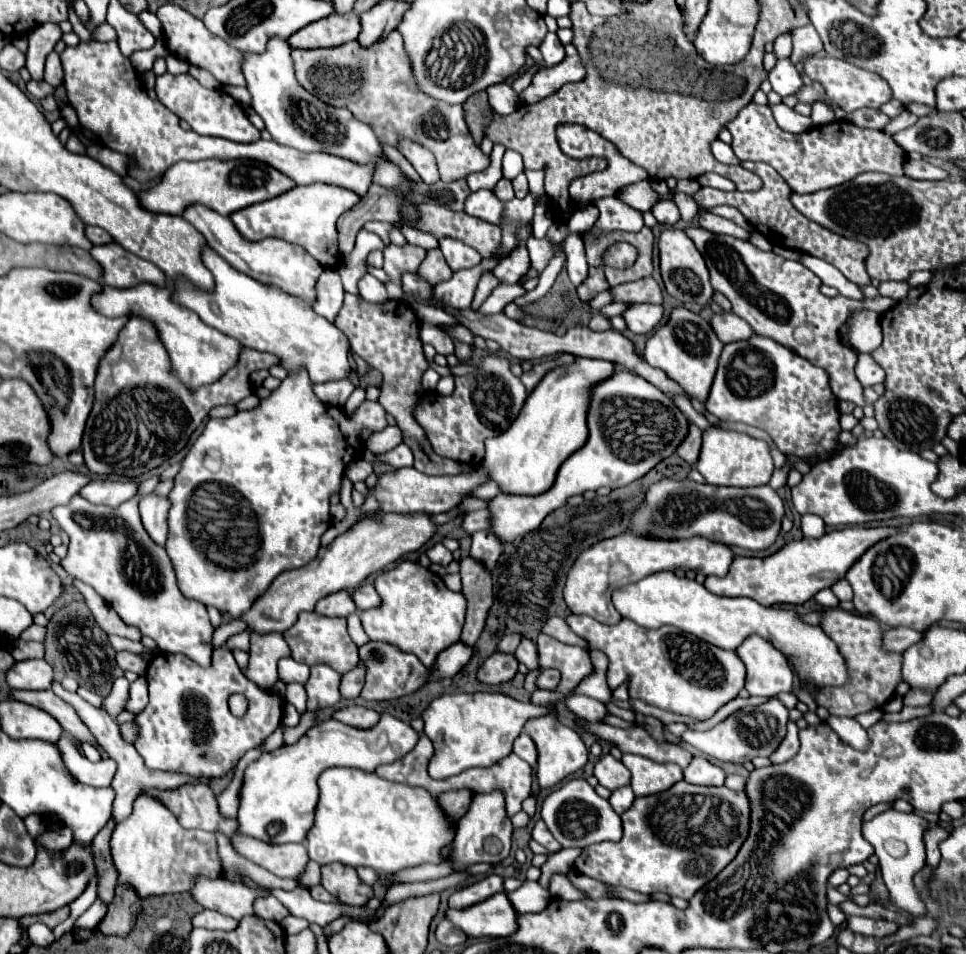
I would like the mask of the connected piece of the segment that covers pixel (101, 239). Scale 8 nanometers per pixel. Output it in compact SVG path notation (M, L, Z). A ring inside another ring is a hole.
M91 225L85 227L85 237L91 243L95 243L95 245L103 245L103 243L109 243L111 241L111 237L109 237L107 231L103 231L101 227L91 227Z

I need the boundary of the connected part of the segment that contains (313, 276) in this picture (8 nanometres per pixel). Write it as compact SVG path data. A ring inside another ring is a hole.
M191 205L185 209L183 217L205 235L209 247L213 251L217 251L229 265L237 267L239 271L253 275L255 279L259 279L261 283L271 283L291 295L297 295L301 299L305 299L307 303L313 301L313 293L315 293L315 281L321 275L323 267L301 247L301 245L293 245L293 243L285 243L285 239L277 239L277 237L269 237L269 239L261 239L261 241L247 241L241 239L241 235L237 233L235 225L231 223L229 217L223 217L203 205Z

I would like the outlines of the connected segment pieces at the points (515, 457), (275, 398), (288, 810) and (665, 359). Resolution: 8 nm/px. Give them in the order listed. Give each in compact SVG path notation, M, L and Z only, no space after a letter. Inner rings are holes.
M577 357L577 361L573 365L557 367L541 379L541 383L533 389L533 393L529 393L525 407L521 409L521 415L513 421L513 425L505 433L485 441L485 459L483 459L481 467L485 467L485 471L489 471L489 477L501 487L501 493L541 495L541 493L549 491L549 487L553 487L561 463L571 453L575 453L579 447L583 447L587 441L589 387L593 387L593 383L599 383L611 375L613 375L613 363L601 361L601 359Z
M305 371L297 373L297 375L289 375L281 381L281 385L271 391L271 395L267 399L263 399L255 409L249 411L237 411L233 417L227 419L209 419L205 431L199 435L199 439L193 443L193 447L189 449L187 457L181 463L181 471L177 473L175 481L173 481L173 489L167 495L171 507L169 507L169 539L167 539L167 555L173 563L175 575L177 575L177 585L183 591L183 595L189 599L197 600L203 605L213 605L219 611L227 611L231 613L231 617L239 617L241 613L245 613L251 603L267 591L267 587L271 585L271 581L281 575L283 571L289 569L299 569L305 567L307 563L311 563L319 551L319 543L321 543L321 535L331 527L331 515L329 515L329 501L331 495L339 495L341 493L341 485L343 485L343 477L345 477L345 467L359 459L361 453L365 451L365 443L361 439L361 431L369 429L369 431L383 431L387 427L387 419L385 419L385 409L381 407L379 401L363 401L351 415L345 413L339 407L329 407L325 405L311 387L311 381L307 377Z
M381 715L381 721L369 731L347 727L335 719L311 727L297 743L265 753L245 769L237 831L265 843L303 843L305 833L313 825L313 811L319 797L317 777L321 771L327 767L353 767L373 773L379 765L393 763L409 753L417 739L419 735L409 723L391 715Z
M677 305L669 315L669 321L657 327L655 333L647 339L643 355L653 367L663 369L671 379L675 379L681 387L685 387L685 391L691 397L703 403L709 395L721 351L723 343L717 339L713 327L709 327L709 321L703 319L699 313L683 305Z

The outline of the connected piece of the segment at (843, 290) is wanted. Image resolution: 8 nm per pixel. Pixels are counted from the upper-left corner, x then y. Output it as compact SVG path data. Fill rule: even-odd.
M811 255L803 257L801 263L803 263L807 269L811 269L813 273L817 273L817 277L823 279L825 285L835 287L843 297L849 297L849 299L861 299L861 297L863 297L861 291L859 291L859 287L853 287L853 283L849 283L833 265L825 263L825 261L817 259L817 257L811 257Z

